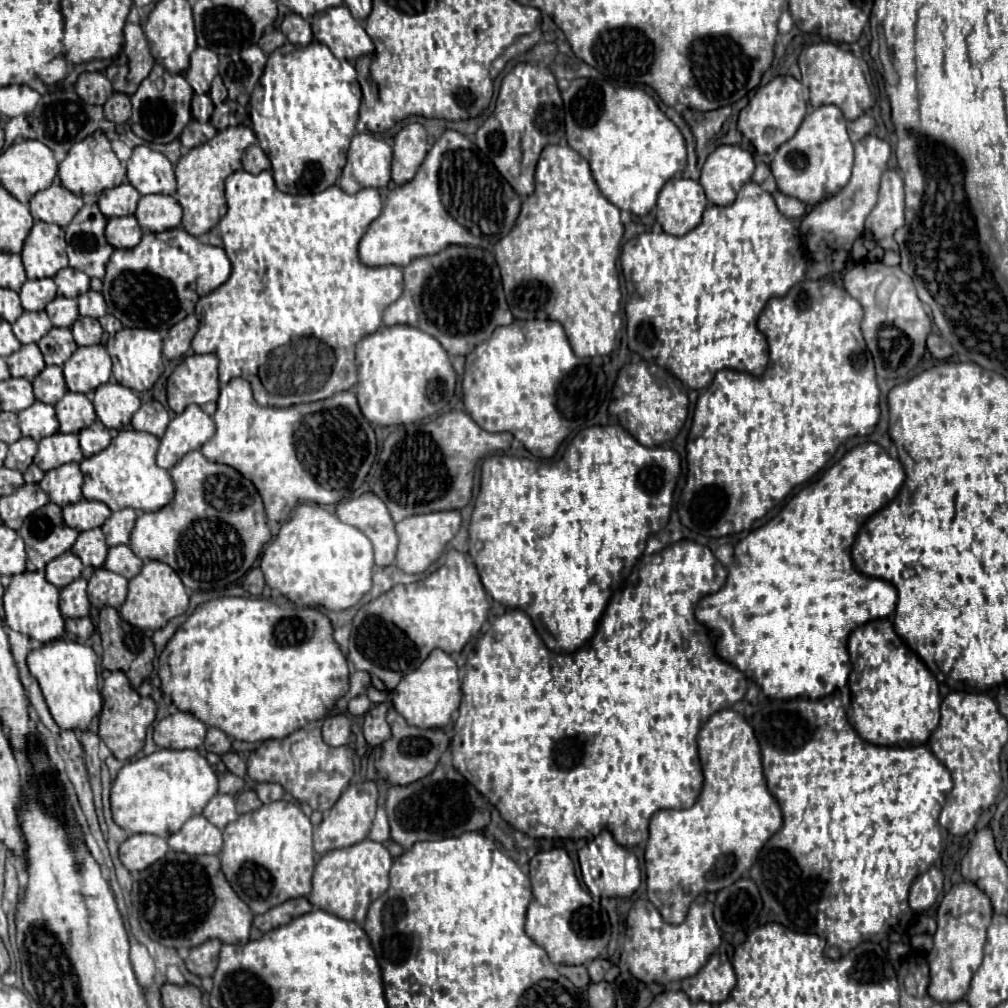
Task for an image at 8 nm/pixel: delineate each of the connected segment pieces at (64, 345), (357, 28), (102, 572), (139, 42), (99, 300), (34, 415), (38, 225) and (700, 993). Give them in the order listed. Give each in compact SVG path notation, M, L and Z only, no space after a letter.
M51 328L51 332L47 332L43 340L39 340L39 348L43 352L45 364L63 366L65 360L77 350L77 344L69 328Z
M343 4L317 12L311 26L315 40L327 44L339 60L355 60L373 52L371 38Z
M97 568L89 578L87 594L89 602L99 610L105 606L119 608L127 598L127 578L107 568Z
M125 24L125 54L129 58L129 88L127 94L133 94L139 84L149 76L153 68L153 56L149 52L147 38L139 24Z
M89 290L89 292L85 292L83 296L79 296L77 302L79 302L79 314L81 314L81 316L101 318L101 316L107 314L107 306L105 306L105 300L103 300L101 292Z
M39 400L27 410L19 412L19 426L21 426L21 434L33 438L35 442L59 432L59 422L53 406Z
M37 220L23 244L23 266L27 278L51 278L67 268L67 242L63 228Z
M715 952L707 964L691 978L685 978L681 982L681 990L693 1000L705 1000L711 1004L721 1004L727 1000L731 990L735 988L735 970L731 966L731 960L725 954Z

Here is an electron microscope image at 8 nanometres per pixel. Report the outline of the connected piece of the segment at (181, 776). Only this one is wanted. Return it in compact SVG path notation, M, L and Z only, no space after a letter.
M157 750L117 772L111 786L111 812L123 830L169 838L191 816L201 814L215 794L217 776L197 750Z

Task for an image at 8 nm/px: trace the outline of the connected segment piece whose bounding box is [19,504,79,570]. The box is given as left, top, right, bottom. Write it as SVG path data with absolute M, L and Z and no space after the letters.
M47 504L25 518L19 536L25 542L29 560L37 570L43 570L47 562L71 550L79 532L63 522L61 508L57 504Z

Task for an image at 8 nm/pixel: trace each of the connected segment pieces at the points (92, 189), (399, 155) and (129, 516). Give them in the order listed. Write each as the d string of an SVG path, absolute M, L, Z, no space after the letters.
M99 130L91 136L87 136L87 140L81 140L79 144L73 144L67 158L59 164L59 178L61 184L71 190L77 196L85 196L85 194L101 194L107 188L115 188L123 182L125 178L125 166L121 166L119 158L115 156L111 142L107 140L107 136Z
M407 124L393 144L393 168L391 180L395 184L409 182L427 154L427 132L421 124Z
M123 508L117 510L109 516L109 520L101 526L105 540L109 546L117 546L117 544L129 544L129 534L133 530L135 524L135 510L133 508Z

